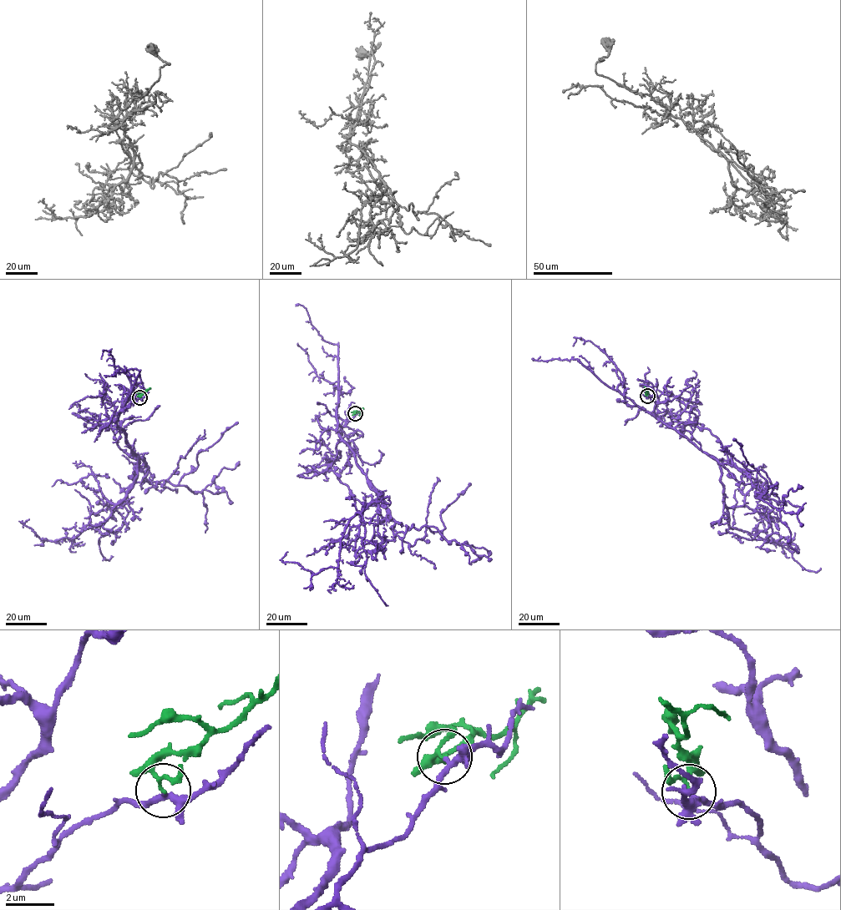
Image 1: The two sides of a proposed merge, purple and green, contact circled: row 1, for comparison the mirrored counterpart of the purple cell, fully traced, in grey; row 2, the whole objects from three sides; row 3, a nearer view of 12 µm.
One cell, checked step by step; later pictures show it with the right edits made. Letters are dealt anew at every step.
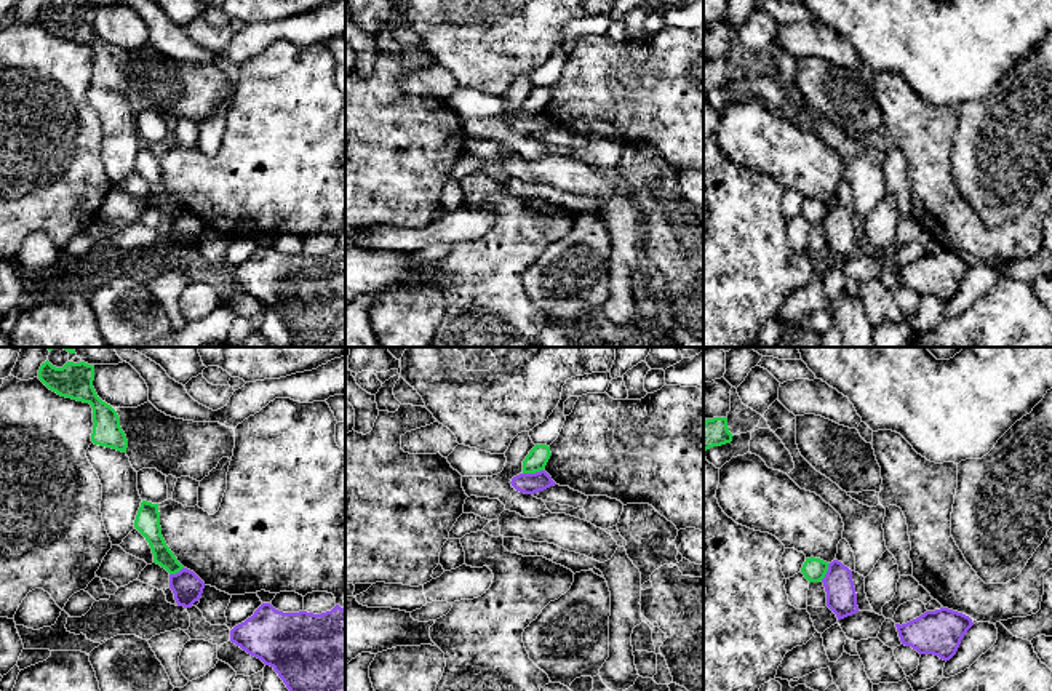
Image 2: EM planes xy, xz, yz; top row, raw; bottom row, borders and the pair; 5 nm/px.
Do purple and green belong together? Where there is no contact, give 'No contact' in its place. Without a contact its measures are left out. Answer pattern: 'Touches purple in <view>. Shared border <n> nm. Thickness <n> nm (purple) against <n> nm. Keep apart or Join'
Touches purple in xz. Shared border 110 nm. Thickness 110 nm (purple) against 110 nm. Keep apart

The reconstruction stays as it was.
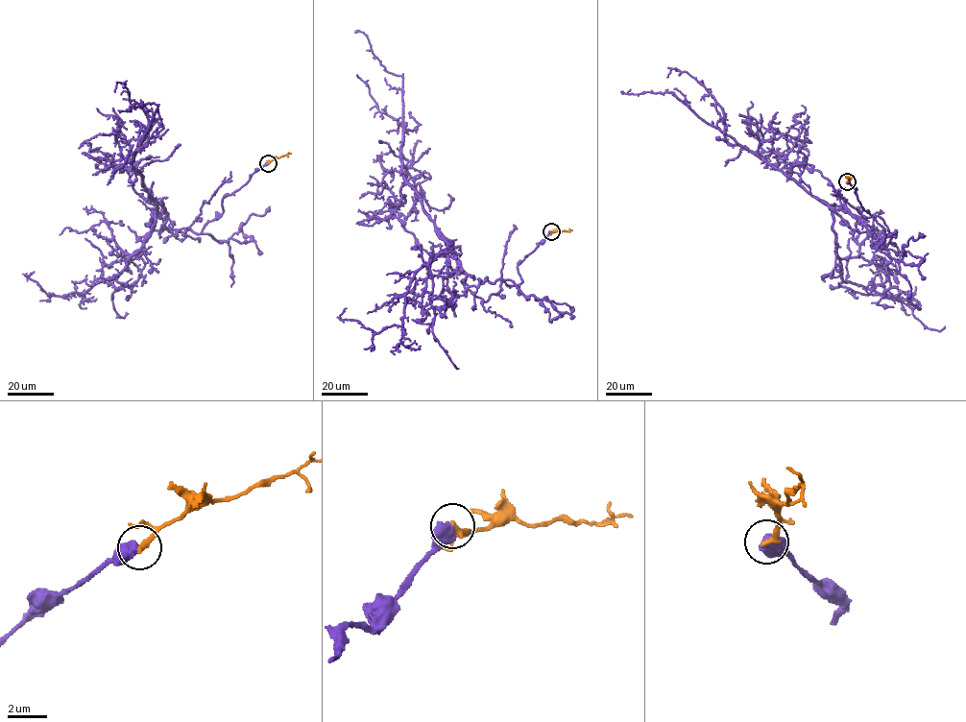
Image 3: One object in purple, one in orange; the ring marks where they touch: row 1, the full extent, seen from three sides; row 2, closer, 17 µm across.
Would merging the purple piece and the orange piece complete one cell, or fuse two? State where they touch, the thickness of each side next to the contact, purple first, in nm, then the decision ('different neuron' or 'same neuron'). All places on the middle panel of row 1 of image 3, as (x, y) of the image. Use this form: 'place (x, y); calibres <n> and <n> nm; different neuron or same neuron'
place (551, 231); calibres 700 and 320 nm; different neuron

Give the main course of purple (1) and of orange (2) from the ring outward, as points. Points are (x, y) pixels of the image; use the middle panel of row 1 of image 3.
1: (551, 231), (518, 266), (519, 284), (464, 283), (452, 245), (401, 172), (402, 78), (355, 32)
2: (551, 231), (572, 230)

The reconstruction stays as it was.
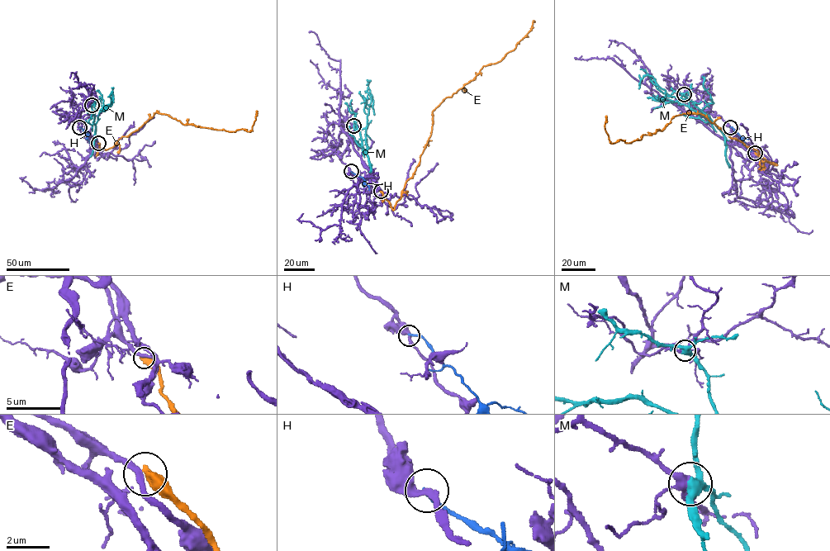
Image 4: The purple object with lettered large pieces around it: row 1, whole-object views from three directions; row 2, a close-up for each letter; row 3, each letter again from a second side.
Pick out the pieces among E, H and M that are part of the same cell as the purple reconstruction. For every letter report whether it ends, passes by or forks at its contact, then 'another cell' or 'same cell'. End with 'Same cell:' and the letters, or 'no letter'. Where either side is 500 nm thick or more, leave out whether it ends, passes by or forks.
E: another cell
H: it ends | another cell
M: it forks | another cell
Same cell: no letter

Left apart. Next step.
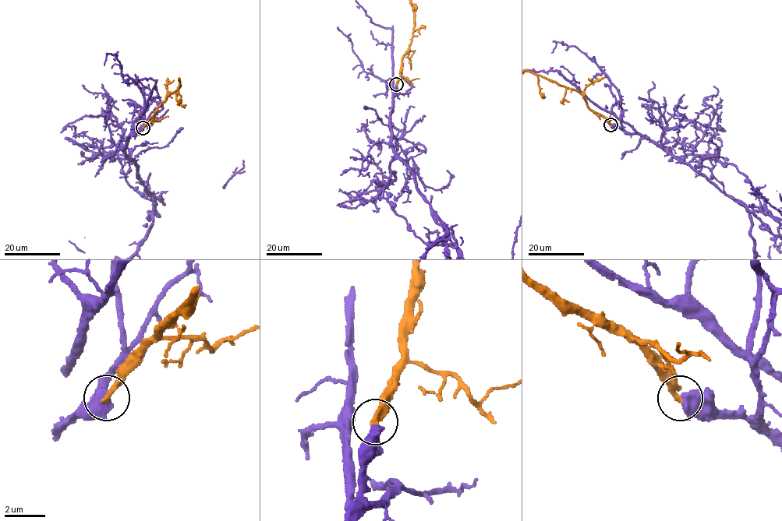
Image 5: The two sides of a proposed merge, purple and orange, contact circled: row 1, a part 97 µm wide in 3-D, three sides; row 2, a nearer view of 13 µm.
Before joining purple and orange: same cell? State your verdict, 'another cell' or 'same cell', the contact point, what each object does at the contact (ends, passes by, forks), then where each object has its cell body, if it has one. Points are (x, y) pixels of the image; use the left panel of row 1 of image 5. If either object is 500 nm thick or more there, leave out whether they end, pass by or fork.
same cell; place (143, 128); soma purple none; soma orange none

